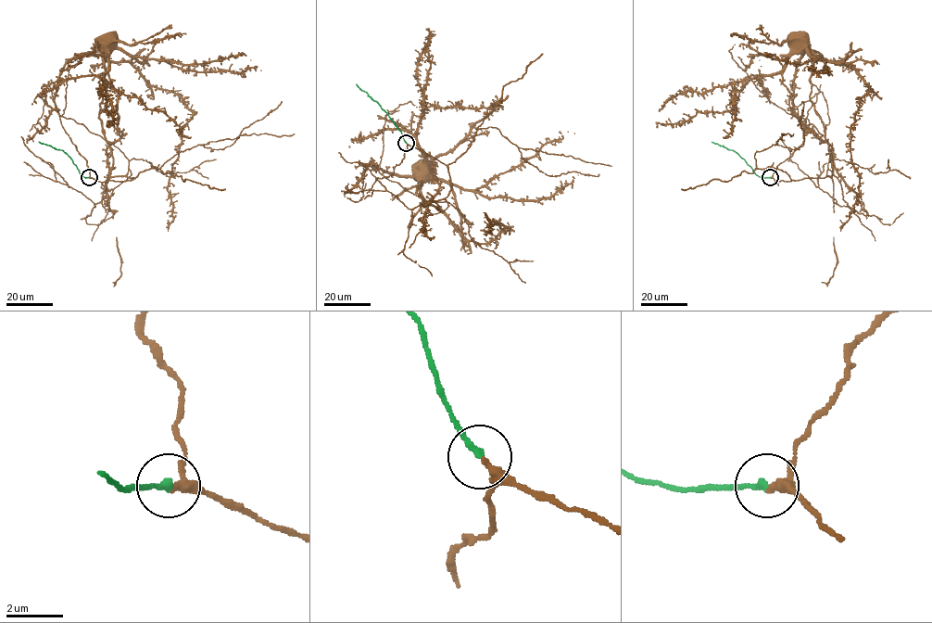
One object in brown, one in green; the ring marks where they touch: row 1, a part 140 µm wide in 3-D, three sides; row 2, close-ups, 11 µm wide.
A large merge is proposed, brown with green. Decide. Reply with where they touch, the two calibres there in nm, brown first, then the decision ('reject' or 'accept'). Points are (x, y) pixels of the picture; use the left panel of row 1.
at (89, 177); 220 nm thick on the brown side, 240 nm on the other; accept

